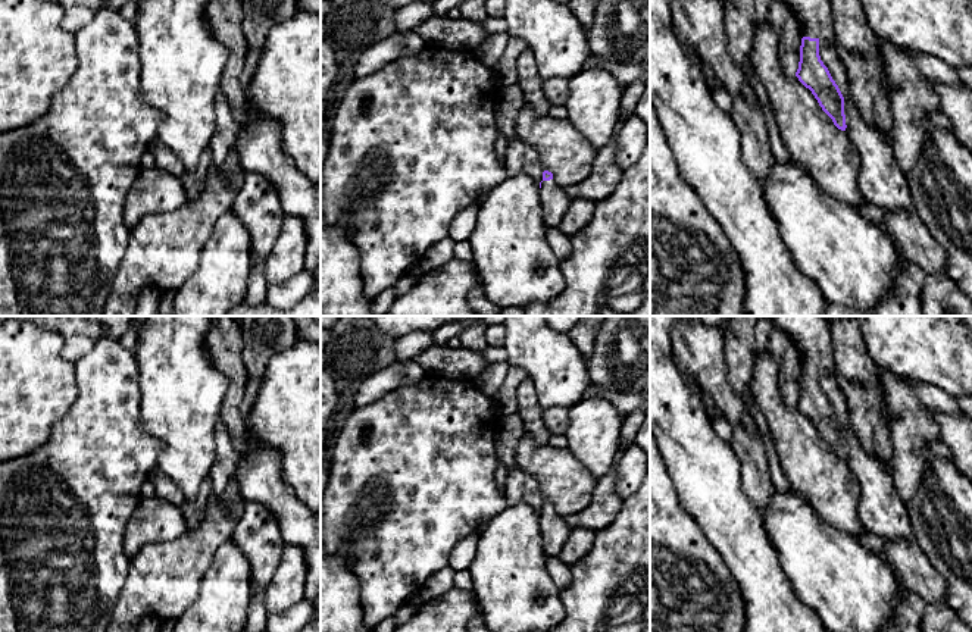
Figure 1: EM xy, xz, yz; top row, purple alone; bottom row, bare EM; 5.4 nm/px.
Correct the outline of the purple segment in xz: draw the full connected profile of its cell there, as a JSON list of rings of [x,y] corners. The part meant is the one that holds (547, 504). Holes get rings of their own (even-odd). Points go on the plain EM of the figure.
[[[543,501],[543,510],[540,511],[541,539],[544,553],[548,557],[557,557],[571,534],[571,526],[560,514],[553,509],[553,503]]]

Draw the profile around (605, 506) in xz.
[[[618,448],[613,467],[600,479],[593,494],[593,500],[581,511],[566,517],[571,528],[584,528],[596,532],[609,526],[622,509],[623,498],[615,491],[616,462],[622,456]]]

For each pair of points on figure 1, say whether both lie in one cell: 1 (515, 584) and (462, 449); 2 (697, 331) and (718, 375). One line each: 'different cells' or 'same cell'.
1: different cells
2: same cell

